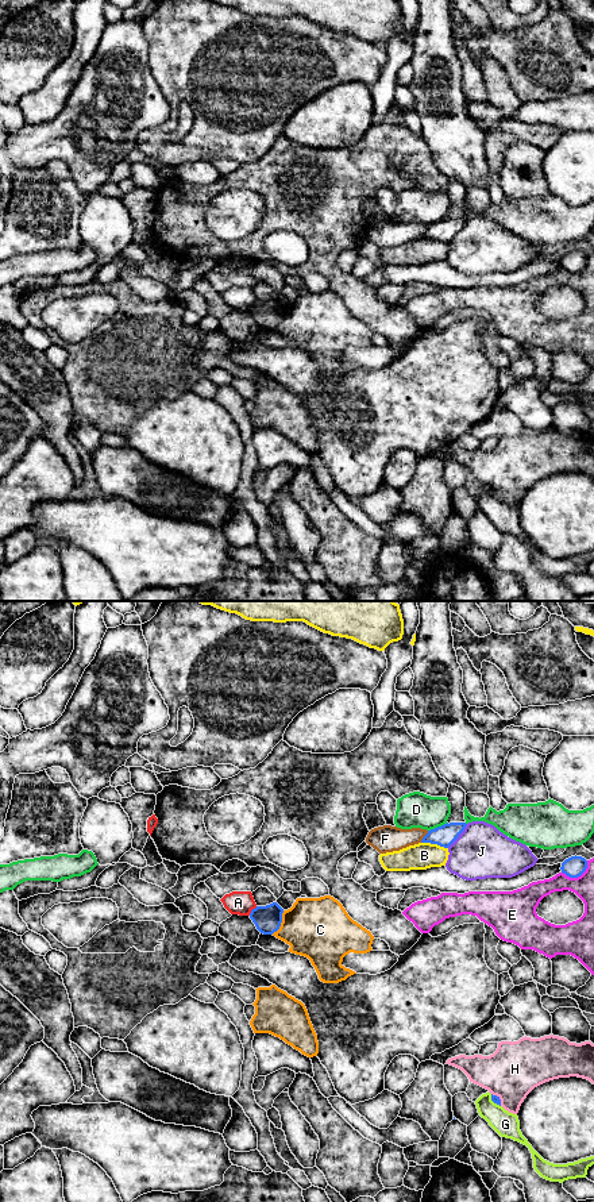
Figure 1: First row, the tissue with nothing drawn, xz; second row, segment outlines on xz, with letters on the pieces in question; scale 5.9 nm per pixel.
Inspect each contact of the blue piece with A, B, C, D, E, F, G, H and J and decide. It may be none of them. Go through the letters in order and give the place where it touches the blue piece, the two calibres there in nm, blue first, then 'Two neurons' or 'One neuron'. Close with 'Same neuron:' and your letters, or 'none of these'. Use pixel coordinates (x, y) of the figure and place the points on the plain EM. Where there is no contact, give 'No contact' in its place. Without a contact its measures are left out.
A: Touches blue at xz (251, 305). Thickness 160 nm (blue) against 140 nm. Two neurons
B: Touches blue at xz (435, 238). Thickness 120 nm (blue) against 160 nm. Two neurons
C: Touches blue at xz (281, 316). Thickness 160 nm (blue) against 380 nm. Two neurons
D: Touches blue at xz (438, 222). Thickness 120 nm (blue) against 220 nm. Two neurons
E: Touches blue at xz (578, 270). Thickness 120 nm (blue) against 130 nm. Two neurons
F: Touches blue at xz (424, 231). Thickness 120 nm (blue) against 160 nm. Two neurons
G: Touches blue at xz (493, 496). Thickness 50 nm (blue) against 150 nm. Two neurons
H: Touches blue at xz (498, 493). Thickness 50 nm (blue) against 320 nm. Two neurons
J: Touches blue at xz (458, 231). Thickness 120 nm (blue) against 320 nm. Two neurons
Same neuron: none of these

